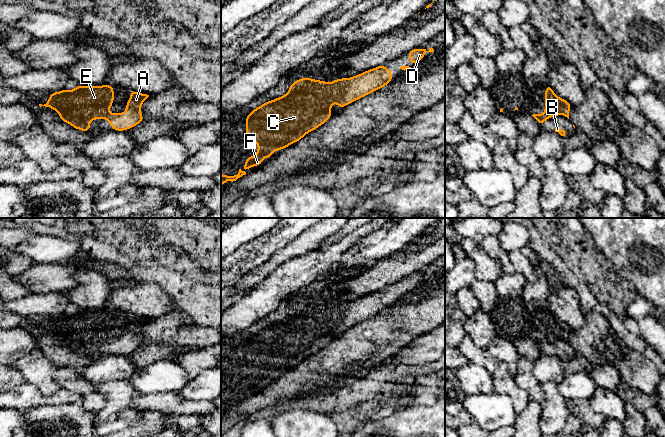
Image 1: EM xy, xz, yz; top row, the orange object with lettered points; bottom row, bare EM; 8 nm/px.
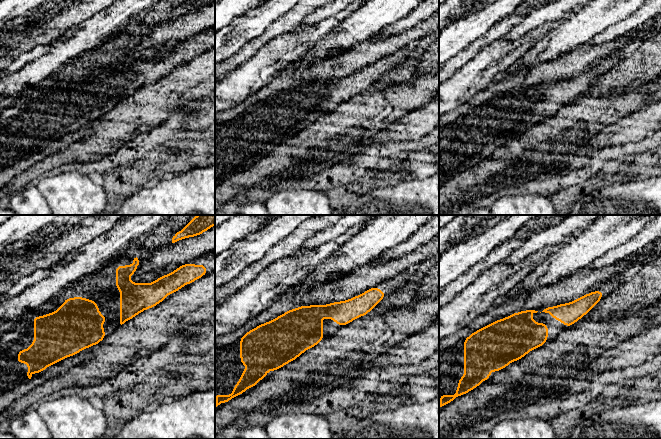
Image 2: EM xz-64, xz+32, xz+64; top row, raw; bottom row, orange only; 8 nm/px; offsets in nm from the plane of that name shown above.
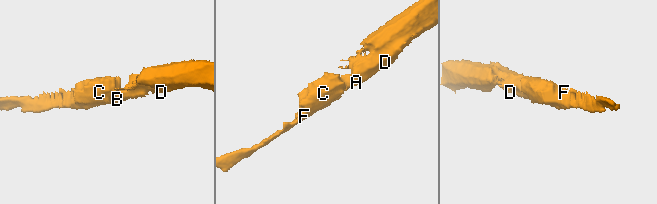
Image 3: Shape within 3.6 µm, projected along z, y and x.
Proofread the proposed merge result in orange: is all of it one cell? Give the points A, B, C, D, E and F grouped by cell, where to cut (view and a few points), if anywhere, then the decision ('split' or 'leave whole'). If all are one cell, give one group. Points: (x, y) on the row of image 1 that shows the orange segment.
A B C D E F | no cut | leave whole

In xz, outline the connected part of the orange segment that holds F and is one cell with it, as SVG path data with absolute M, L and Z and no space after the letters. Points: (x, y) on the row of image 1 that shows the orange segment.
M384 65L350 78L332 80L330 83L327 80L310 79L309 76L297 79L290 84L289 91L285 95L266 101L244 117L246 120L246 141L258 143L257 154L254 157L248 156L243 164L245 170L239 169L237 175L221 174L221 186L228 180L233 182L246 175L246 171L252 166L261 166L262 159L271 158L275 150L281 151L301 140L309 132L319 128L331 118L331 105L333 103L337 102L340 109L343 110L346 105L385 87L393 80L392 71Z

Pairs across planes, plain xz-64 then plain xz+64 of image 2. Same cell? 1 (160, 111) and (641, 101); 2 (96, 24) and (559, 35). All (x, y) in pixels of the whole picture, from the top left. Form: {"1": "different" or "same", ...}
{"1": "same", "2": "different"}

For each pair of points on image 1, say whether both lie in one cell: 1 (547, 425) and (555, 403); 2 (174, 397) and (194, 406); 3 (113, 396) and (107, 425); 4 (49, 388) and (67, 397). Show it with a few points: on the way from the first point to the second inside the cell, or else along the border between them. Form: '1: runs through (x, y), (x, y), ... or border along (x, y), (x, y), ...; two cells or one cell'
1: runs through (552, 420), (555, 408); one cell
2: runs through (179, 402), (183, 406), (189, 406); one cell
3: runs through (113, 403), (113, 415), (110, 418); one cell
4: border along (33, 385), (43, 394), (54, 393), (60, 388); two cells

